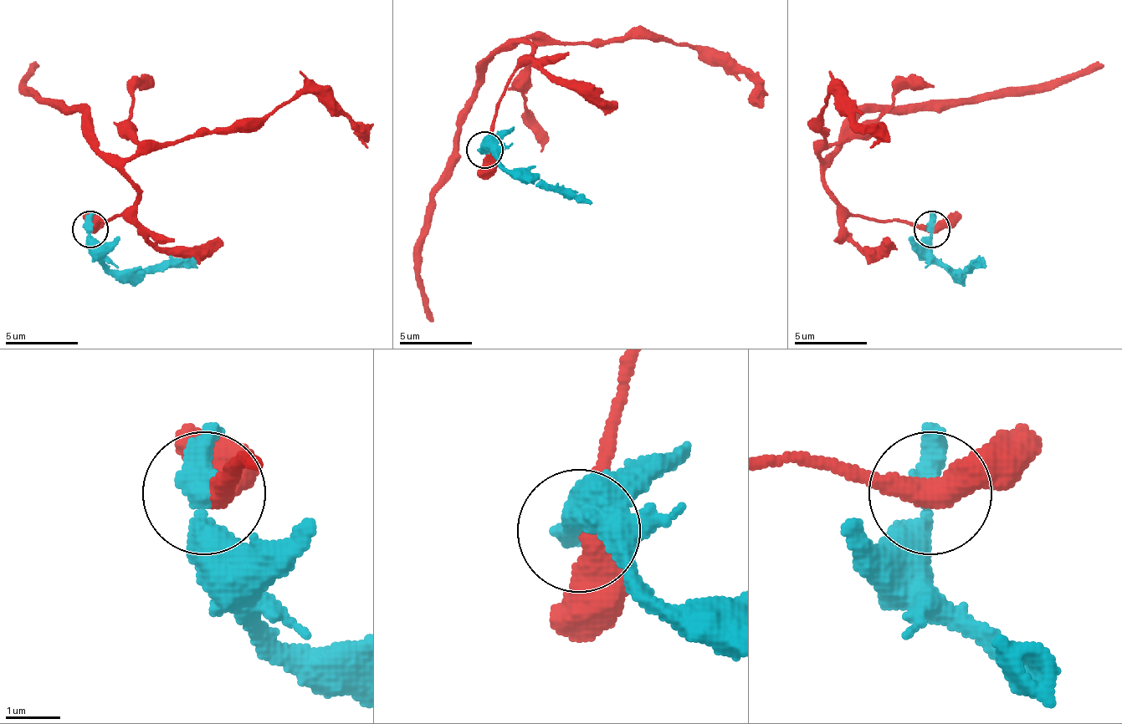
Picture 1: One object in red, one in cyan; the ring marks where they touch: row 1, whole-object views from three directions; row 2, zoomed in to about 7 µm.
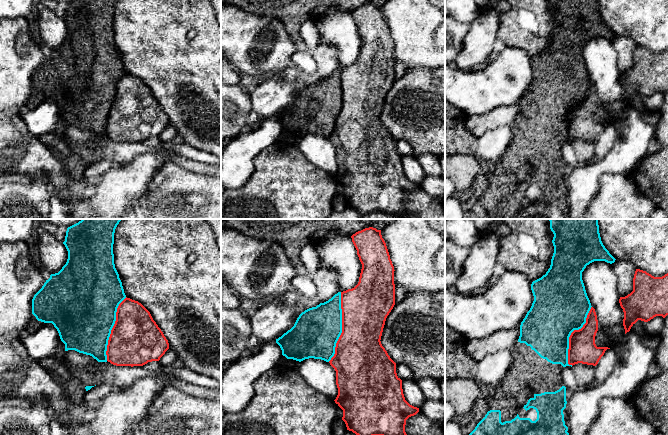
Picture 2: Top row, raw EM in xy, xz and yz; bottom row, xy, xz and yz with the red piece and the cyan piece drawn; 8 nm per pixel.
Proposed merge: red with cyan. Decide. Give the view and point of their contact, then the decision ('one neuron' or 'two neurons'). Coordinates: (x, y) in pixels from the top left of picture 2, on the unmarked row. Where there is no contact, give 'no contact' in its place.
meets red in xz at (342, 103); two neurons

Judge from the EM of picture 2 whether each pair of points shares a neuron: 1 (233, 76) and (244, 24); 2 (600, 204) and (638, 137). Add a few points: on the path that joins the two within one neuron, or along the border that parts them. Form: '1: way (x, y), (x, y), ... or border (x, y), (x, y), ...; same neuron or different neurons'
1: border (231, 63), (237, 72); different neurons
2: border (627, 175), (604, 173), (599, 178), (598, 188); different neurons

